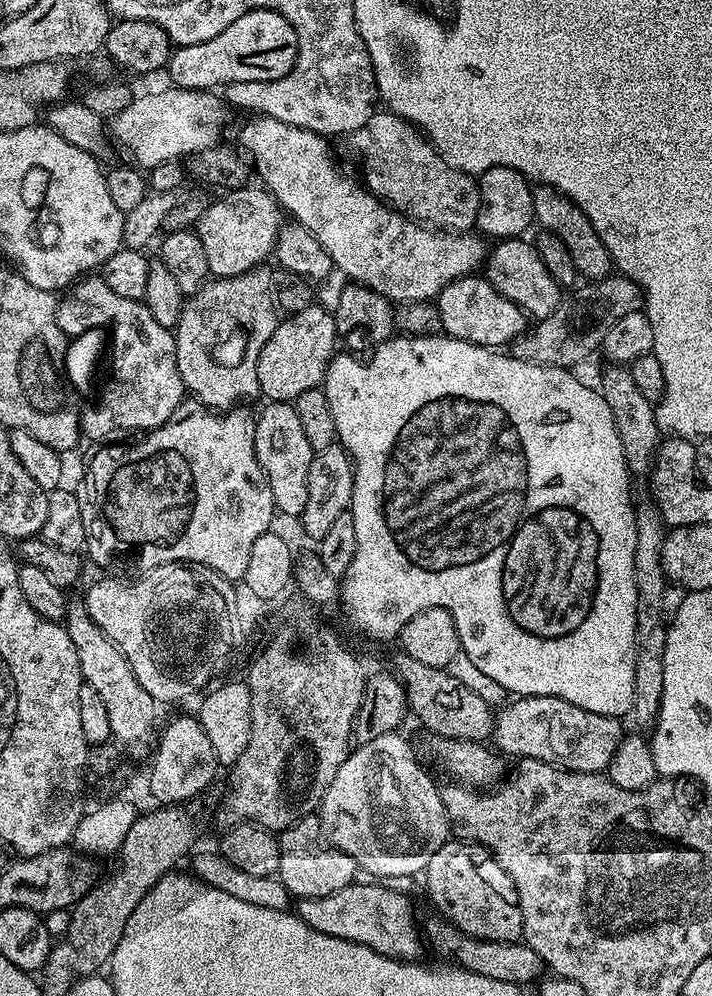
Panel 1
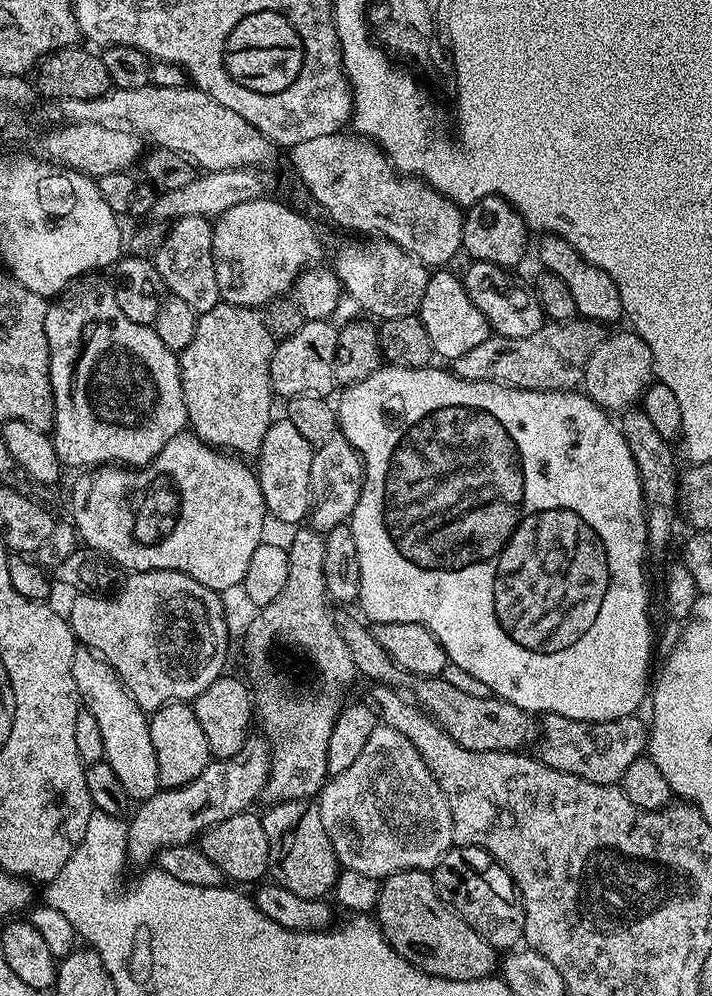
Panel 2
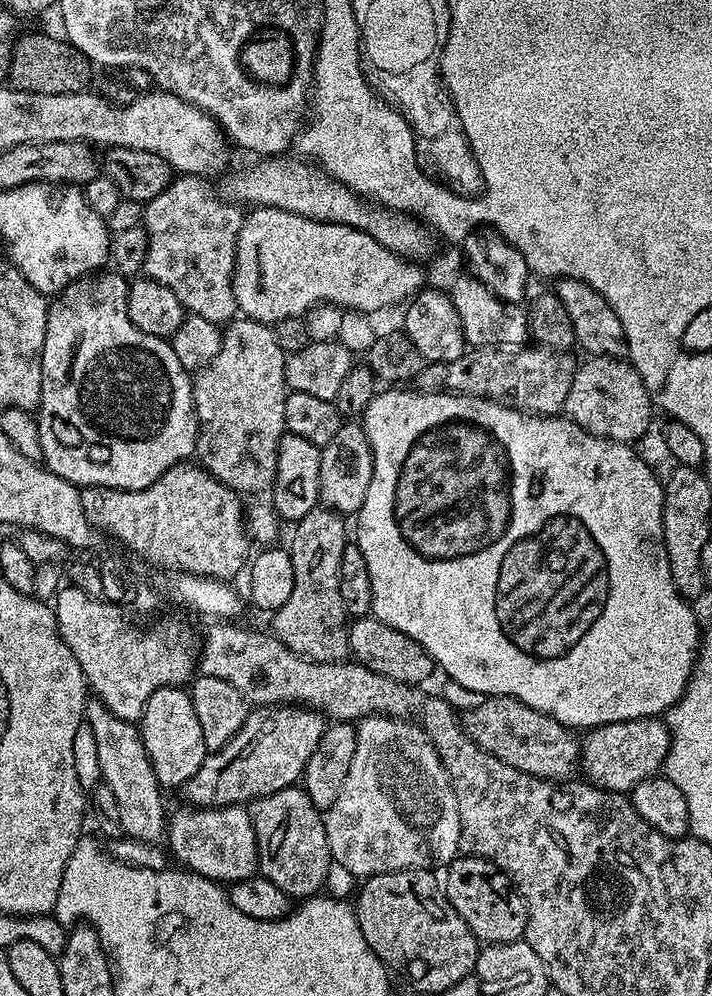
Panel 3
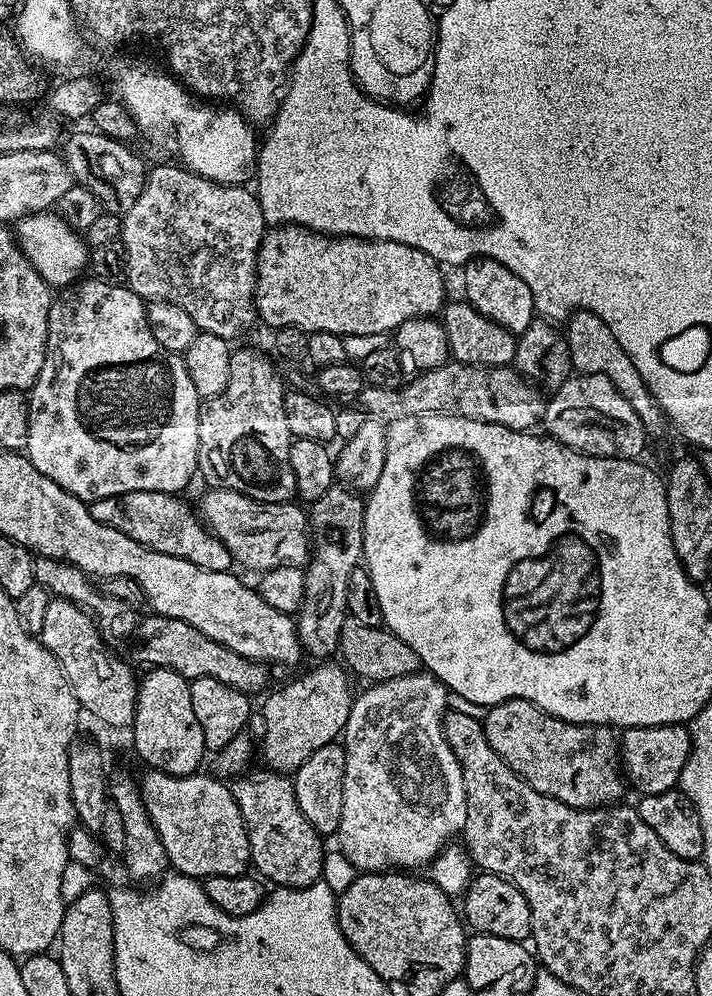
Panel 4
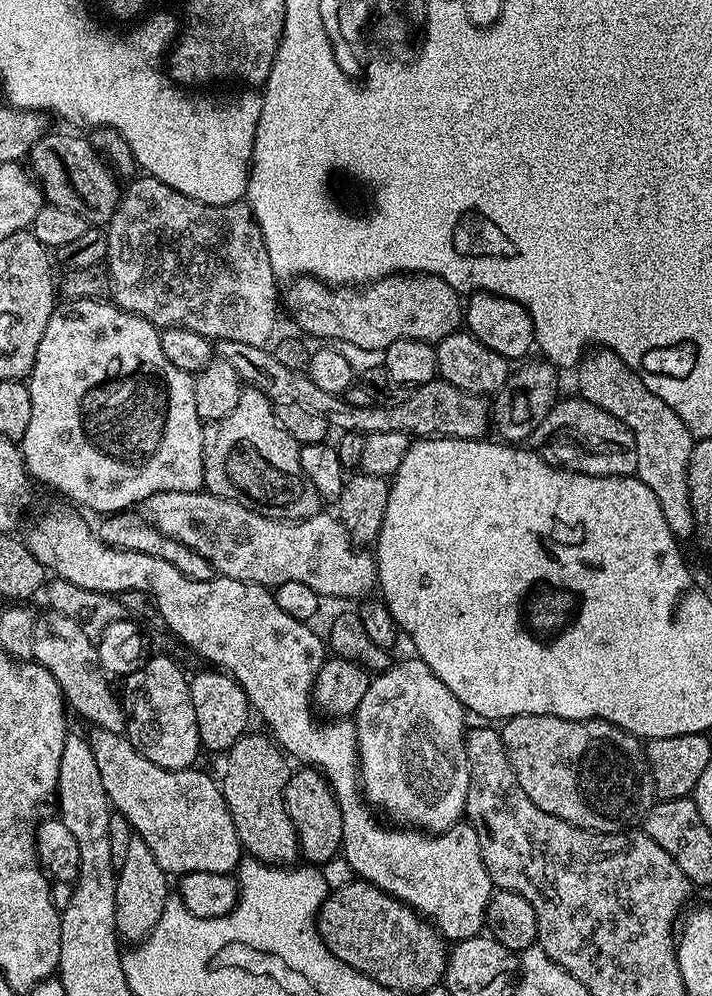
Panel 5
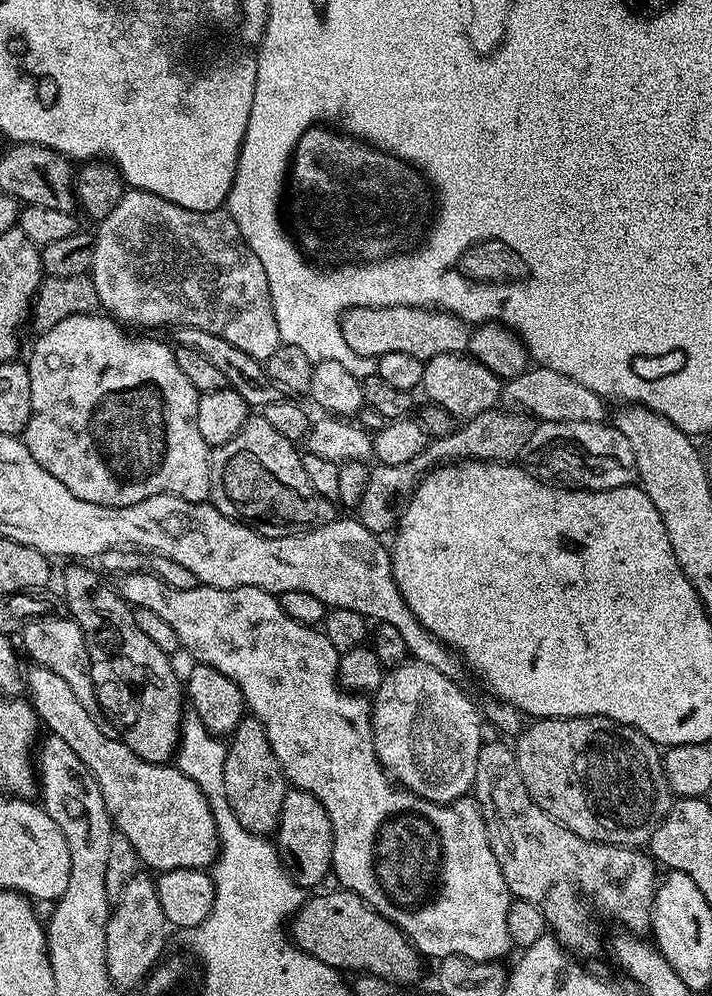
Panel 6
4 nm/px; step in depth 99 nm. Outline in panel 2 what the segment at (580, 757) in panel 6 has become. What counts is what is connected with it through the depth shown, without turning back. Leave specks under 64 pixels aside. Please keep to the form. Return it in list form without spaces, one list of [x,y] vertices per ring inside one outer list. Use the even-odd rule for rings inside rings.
[[[340,610],[335,613],[336,624],[340,627],[346,646],[350,646],[350,658],[354,658],[354,666],[361,677],[372,680],[375,685],[387,684],[397,690],[403,689],[403,684],[412,682],[411,695],[415,703],[423,708],[432,719],[466,750],[475,752],[520,752],[528,743],[535,741],[538,736],[538,724],[533,713],[524,712],[518,704],[511,704],[495,694],[475,696],[464,688],[444,680],[440,676],[426,676],[414,679],[411,672],[397,666],[394,658],[382,650],[376,640],[376,633],[371,627],[367,628],[360,620],[351,616],[351,611]]]

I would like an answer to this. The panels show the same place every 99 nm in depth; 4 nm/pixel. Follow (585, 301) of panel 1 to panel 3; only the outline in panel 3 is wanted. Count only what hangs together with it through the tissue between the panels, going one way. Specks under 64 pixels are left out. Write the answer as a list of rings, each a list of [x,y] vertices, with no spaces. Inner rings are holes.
[[[516,346],[509,350],[499,348],[472,348],[464,355],[454,358],[454,362],[441,364],[425,363],[424,369],[418,373],[414,381],[415,387],[421,392],[456,392],[459,396],[481,396],[484,400],[495,400],[519,408],[521,412],[530,412],[533,416],[554,416],[563,409],[566,394],[570,394],[570,386],[574,382],[574,374],[578,360],[568,352],[549,352],[539,346]]]

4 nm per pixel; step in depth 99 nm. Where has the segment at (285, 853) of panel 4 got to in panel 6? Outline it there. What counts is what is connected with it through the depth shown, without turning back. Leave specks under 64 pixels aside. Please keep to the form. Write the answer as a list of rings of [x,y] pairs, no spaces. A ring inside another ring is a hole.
[[[251,714],[245,715],[227,741],[226,747],[226,798],[230,802],[234,818],[238,818],[238,822],[242,822],[242,826],[246,826],[246,830],[250,830],[255,836],[275,833],[280,821],[286,781],[278,758],[274,758],[274,750],[266,738],[262,722],[258,722]]]

